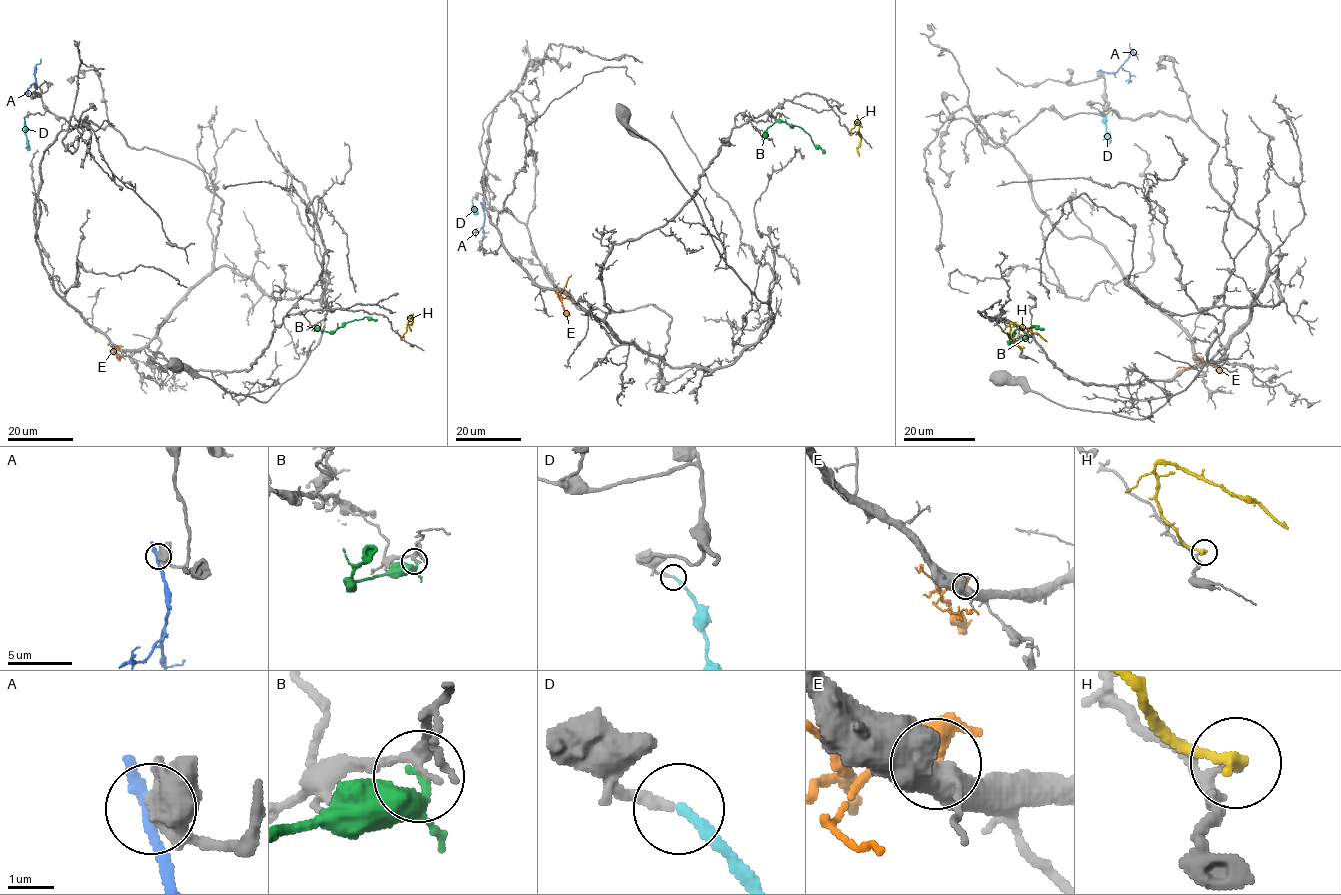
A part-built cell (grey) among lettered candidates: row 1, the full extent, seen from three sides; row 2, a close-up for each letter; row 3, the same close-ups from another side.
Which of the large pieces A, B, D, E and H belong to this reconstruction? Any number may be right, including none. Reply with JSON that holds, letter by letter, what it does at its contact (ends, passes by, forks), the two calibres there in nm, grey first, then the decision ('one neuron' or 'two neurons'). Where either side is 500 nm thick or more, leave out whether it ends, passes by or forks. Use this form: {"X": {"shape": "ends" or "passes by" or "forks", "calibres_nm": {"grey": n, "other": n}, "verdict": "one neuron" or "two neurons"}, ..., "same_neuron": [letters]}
{"A": {"calibres_nm": {"grey": 750, "other": 360}, "verdict": "two neurons"}, "B": {"shape": "passes by", "calibres_nm": {"grey": 240, "other": 200}, "verdict": "two neurons"}, "D": {"shape": "ends", "calibres_nm": {"grey": 260, "other": 240}, "verdict": "one neuron"}, "E": {"shape": "passes by", "calibres_nm": {"grey": 440, "other": 340}, "verdict": "two neurons"}, "H": {"shape": "ends", "calibres_nm": {"grey": 130, "other": 300}, "verdict": "two neurons"}, "same_neuron": ["D"]}

